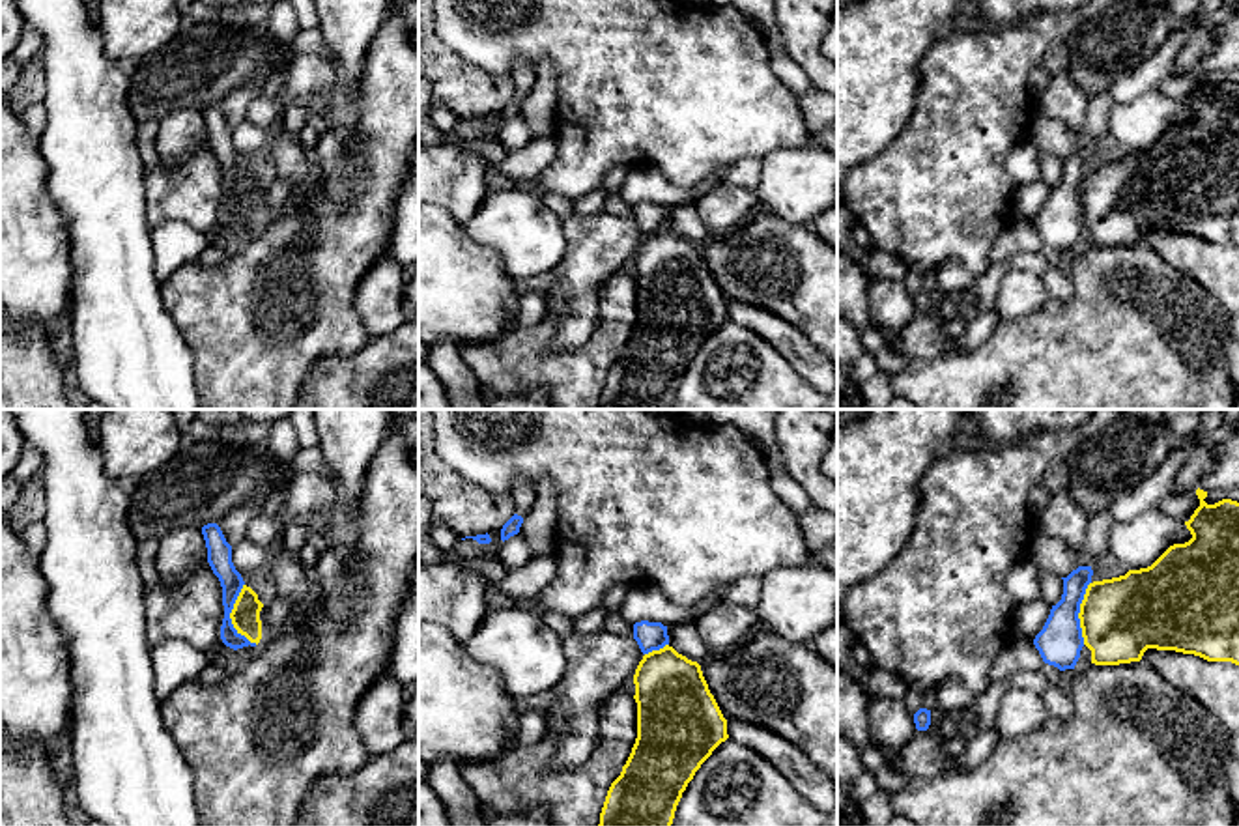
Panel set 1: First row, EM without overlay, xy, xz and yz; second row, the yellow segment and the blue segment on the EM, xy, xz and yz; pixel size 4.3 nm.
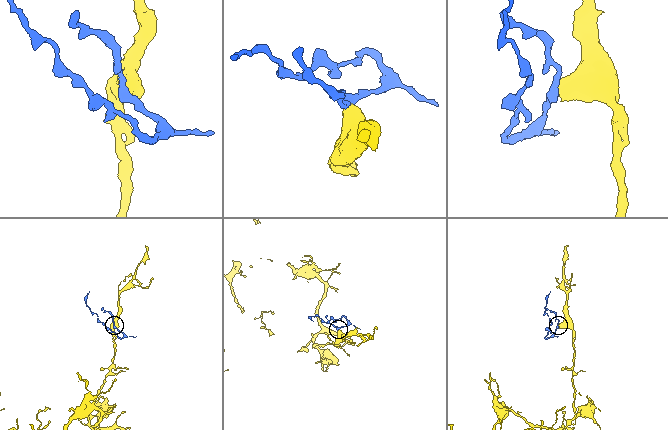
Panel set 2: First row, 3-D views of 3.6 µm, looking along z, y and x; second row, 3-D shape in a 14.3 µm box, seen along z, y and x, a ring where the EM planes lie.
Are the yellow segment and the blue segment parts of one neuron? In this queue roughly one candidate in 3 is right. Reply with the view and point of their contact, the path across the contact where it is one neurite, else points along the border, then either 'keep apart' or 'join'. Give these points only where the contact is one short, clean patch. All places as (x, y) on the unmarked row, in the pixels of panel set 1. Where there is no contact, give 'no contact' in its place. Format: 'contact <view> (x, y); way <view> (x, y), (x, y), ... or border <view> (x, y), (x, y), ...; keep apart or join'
contact xy (230, 199); border xy (243, 165), (230, 195), (230, 204), (256, 225); keep apart

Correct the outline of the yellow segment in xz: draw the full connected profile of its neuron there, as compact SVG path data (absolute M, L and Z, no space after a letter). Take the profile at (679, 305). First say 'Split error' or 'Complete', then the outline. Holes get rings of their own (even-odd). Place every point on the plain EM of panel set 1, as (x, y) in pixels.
Complete. M665 226L643 237L635 256L637 320L611 364L598 409L671 409L676 387L701 346L729 320L701 247Z

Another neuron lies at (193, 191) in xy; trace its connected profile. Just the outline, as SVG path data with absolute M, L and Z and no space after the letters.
M200 144L178 166L155 166L144 176L150 230L168 221L185 221L207 234L221 217L222 168L211 148Z

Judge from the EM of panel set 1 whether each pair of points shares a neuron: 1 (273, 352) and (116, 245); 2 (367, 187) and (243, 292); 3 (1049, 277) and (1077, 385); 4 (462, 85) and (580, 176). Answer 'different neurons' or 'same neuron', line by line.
1: different neurons
2: same neuron
3: different neurons
4: different neurons

